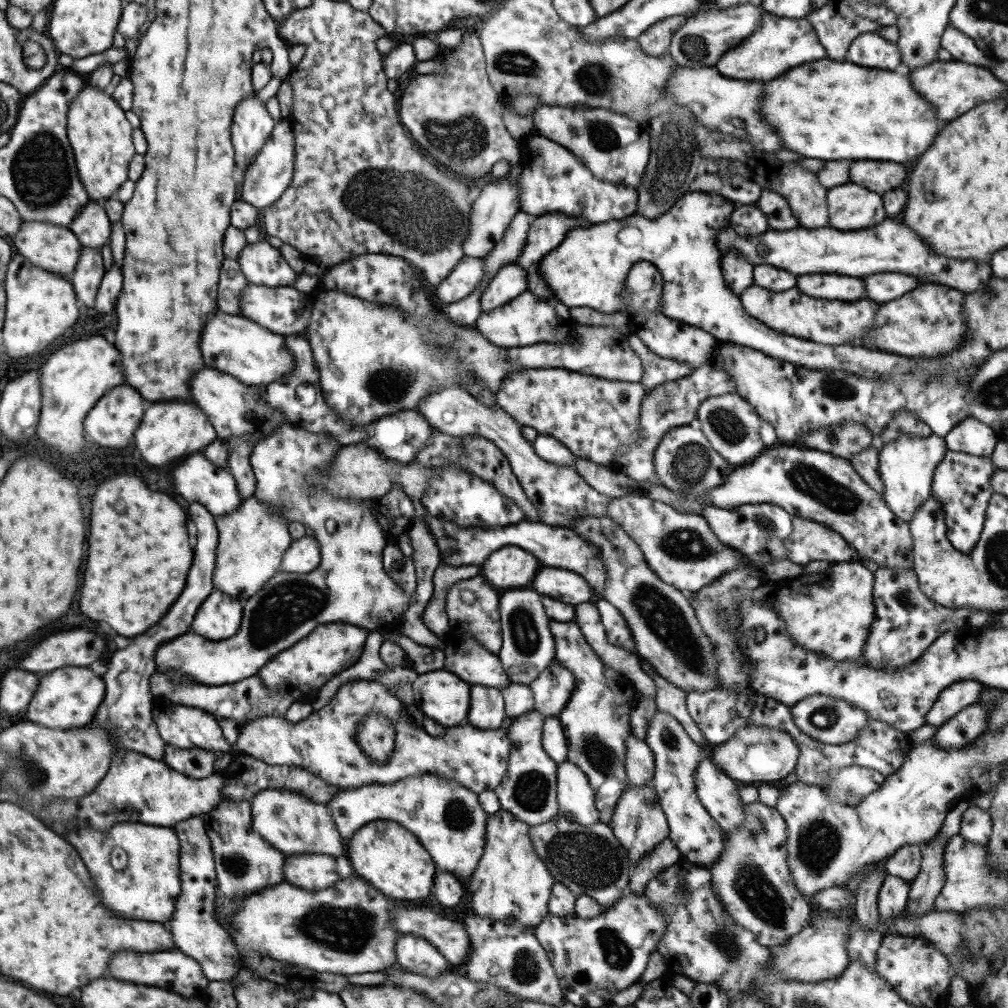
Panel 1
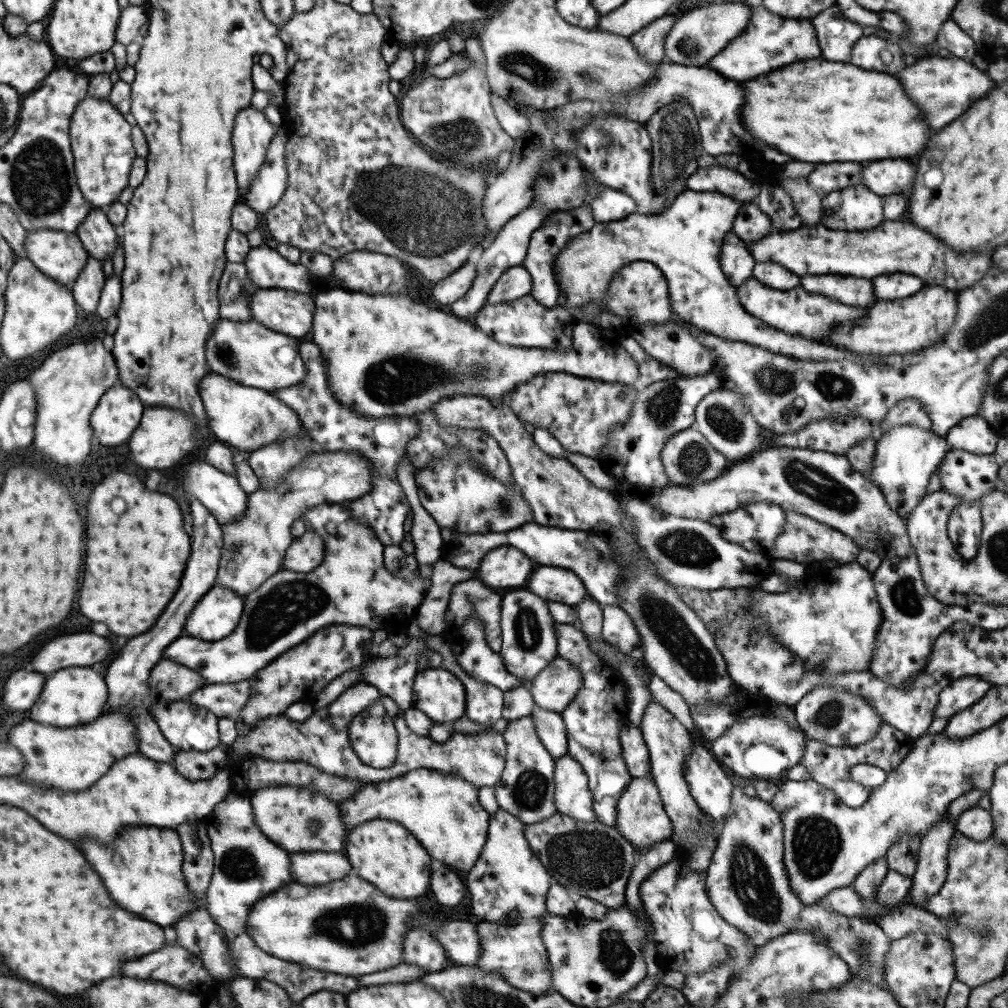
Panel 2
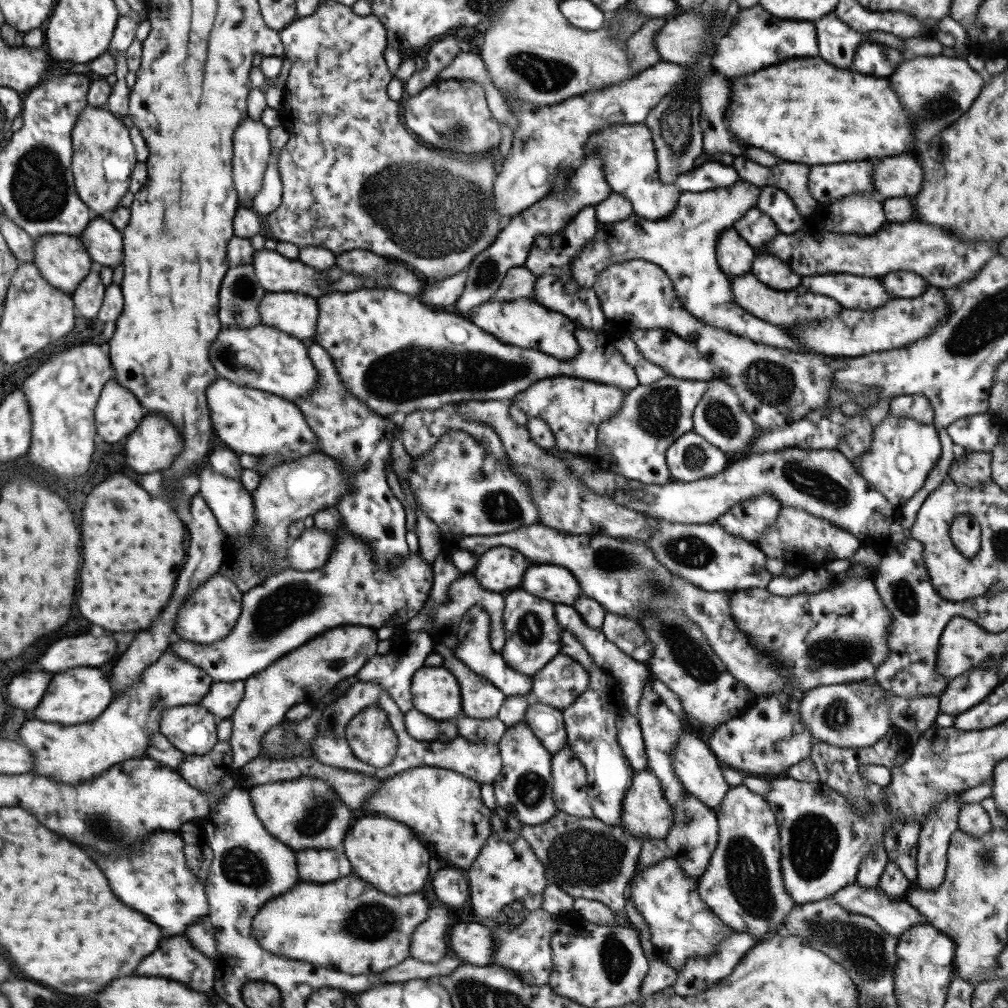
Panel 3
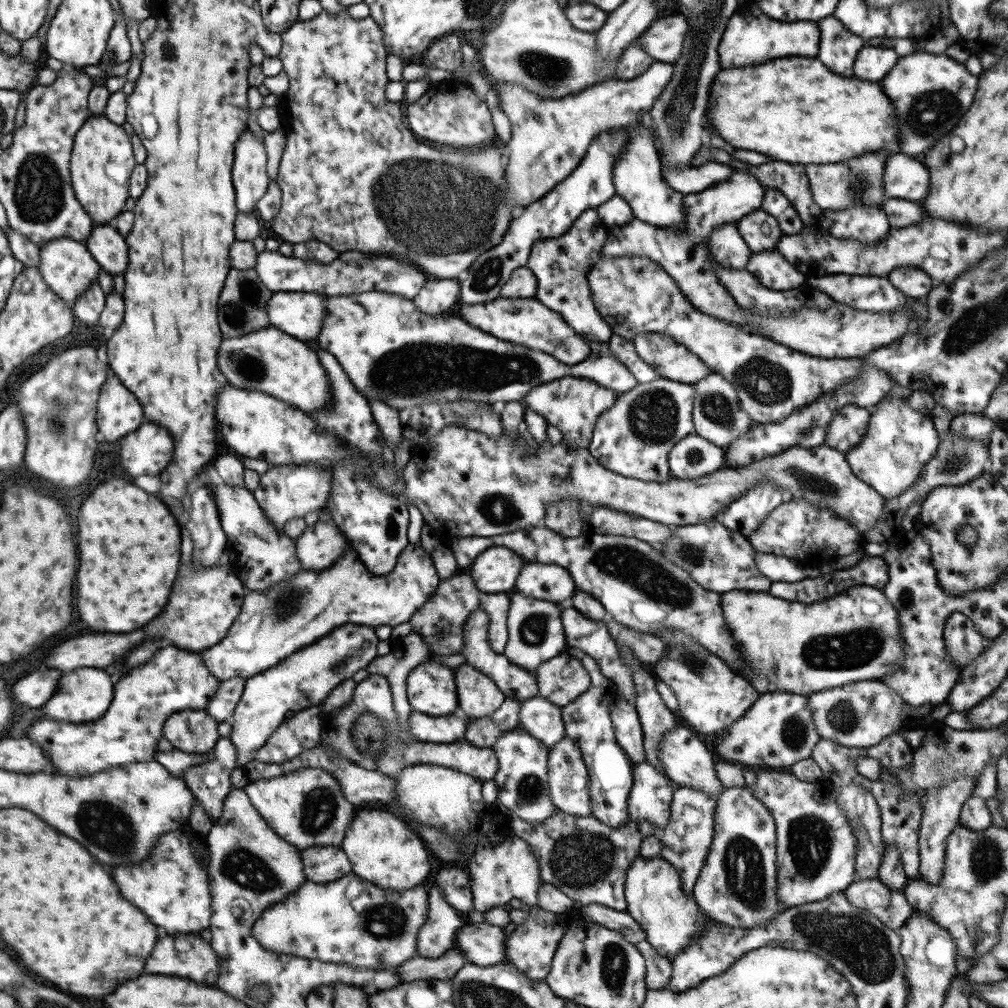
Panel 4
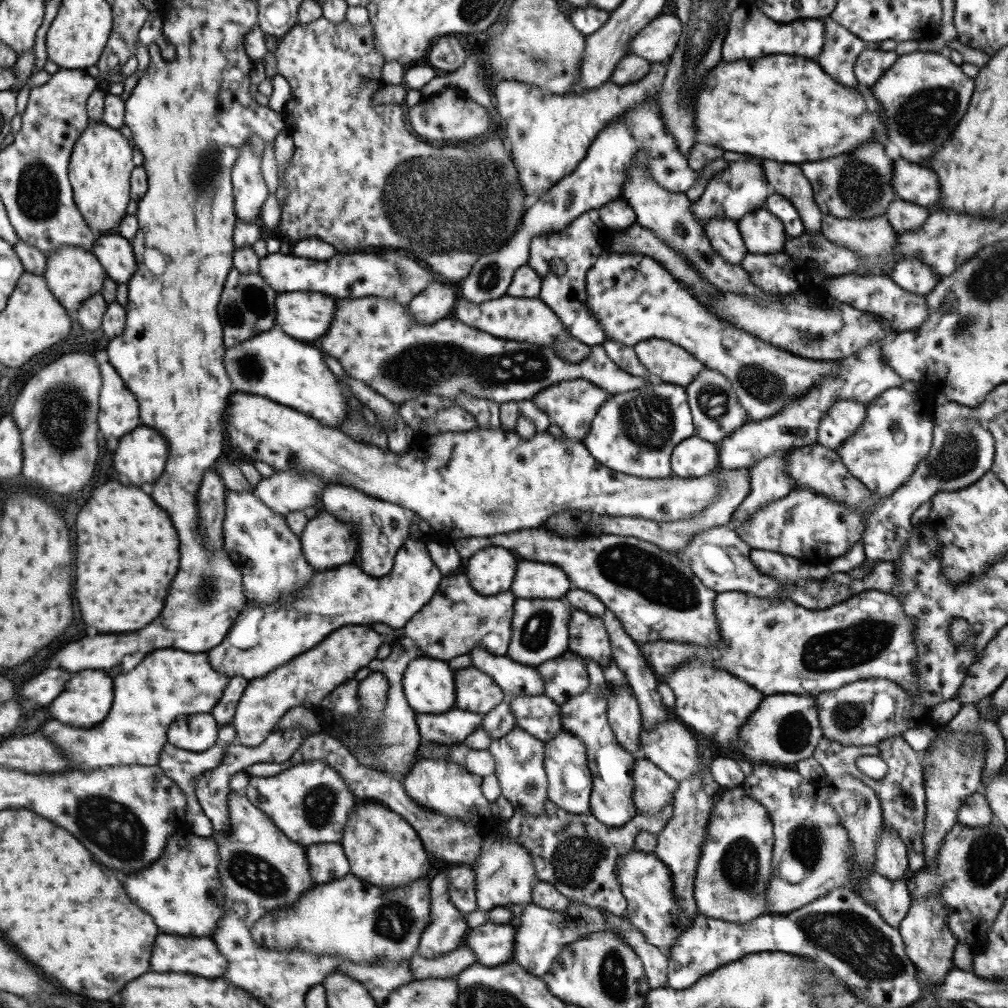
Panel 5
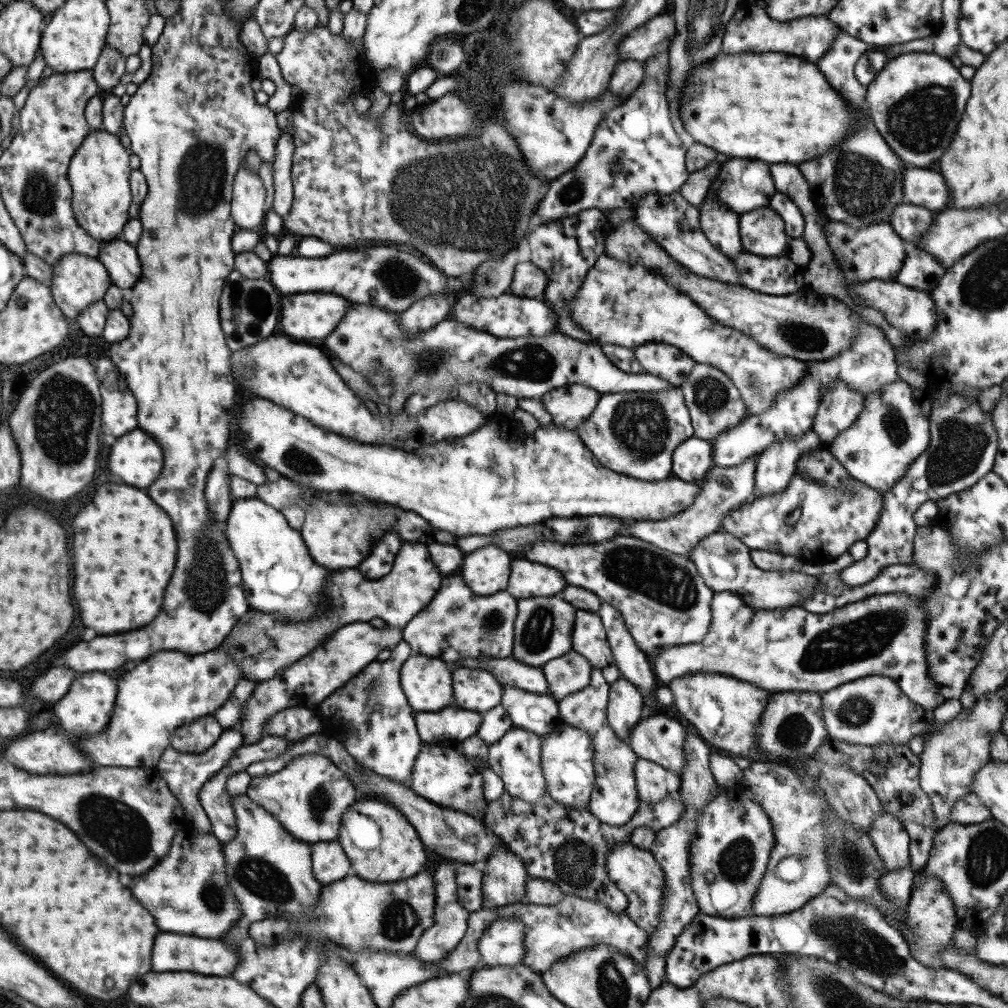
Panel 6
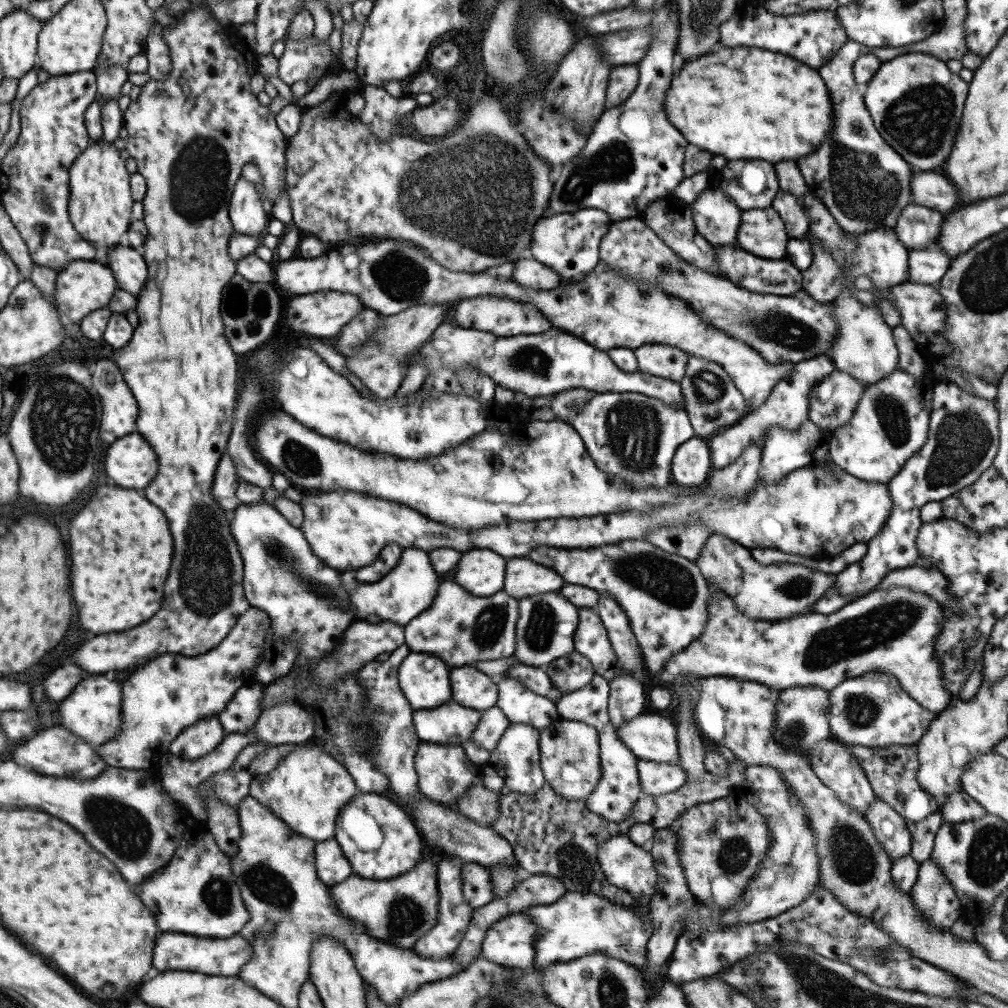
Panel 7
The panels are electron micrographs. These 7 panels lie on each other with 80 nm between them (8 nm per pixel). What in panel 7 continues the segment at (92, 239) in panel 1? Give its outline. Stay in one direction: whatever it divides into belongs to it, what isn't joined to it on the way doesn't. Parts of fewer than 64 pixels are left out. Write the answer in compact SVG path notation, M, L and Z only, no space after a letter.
M123 242L103 253L106 253L105 265L111 270L118 288L136 298L147 276L147 267L141 253Z

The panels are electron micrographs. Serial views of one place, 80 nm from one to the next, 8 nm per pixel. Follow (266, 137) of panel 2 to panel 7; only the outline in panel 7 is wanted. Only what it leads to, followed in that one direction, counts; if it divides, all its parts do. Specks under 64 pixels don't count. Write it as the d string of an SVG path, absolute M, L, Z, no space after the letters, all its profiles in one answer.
M239 176L228 204L228 217L233 233L257 237L265 228L269 213L261 207L262 197L253 183Z

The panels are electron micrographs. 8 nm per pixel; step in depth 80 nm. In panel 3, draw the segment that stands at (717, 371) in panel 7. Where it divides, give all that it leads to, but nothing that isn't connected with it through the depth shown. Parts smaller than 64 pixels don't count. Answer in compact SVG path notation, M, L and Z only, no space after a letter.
M711 378L692 412L692 432L730 458L743 454L755 434L750 416L743 410L736 392L723 380Z

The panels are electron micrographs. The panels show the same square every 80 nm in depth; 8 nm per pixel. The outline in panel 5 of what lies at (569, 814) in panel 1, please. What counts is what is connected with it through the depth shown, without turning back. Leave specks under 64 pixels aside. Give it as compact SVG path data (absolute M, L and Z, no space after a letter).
M565 730L544 743L543 766L548 787L547 799L571 814L588 814L592 776L589 772L584 744Z

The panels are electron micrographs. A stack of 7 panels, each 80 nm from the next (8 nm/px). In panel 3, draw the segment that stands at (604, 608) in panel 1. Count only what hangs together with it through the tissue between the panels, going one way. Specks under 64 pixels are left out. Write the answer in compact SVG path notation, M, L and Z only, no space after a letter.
M604 611L600 631L621 652L633 660L645 663L652 651L652 644L644 635L642 628L630 618Z

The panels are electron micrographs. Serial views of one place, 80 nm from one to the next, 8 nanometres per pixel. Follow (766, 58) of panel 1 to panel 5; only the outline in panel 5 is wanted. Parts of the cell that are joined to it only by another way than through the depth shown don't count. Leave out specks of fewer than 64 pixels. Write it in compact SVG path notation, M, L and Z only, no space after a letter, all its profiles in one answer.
M758 8L746 9L747 18L739 24L739 30L729 30L721 45L723 60L741 60L741 58L759 58L765 54L791 54L815 60L821 52L825 26L819 19L799 19L792 23L774 22L765 17Z

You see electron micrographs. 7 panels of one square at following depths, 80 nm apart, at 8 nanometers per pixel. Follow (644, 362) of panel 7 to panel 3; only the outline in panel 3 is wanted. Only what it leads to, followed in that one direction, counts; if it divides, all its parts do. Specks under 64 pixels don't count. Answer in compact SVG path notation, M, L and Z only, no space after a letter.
M635 329L629 334L630 339L635 343L637 350L653 364L661 367L667 375L681 380L709 381L712 378L712 368L708 360L701 356L694 346L674 335L667 329Z

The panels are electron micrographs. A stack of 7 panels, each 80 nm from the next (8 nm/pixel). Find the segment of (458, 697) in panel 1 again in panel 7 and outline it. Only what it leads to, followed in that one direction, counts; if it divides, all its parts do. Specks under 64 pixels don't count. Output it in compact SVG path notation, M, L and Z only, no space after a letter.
M411 652L397 670L398 687L412 711L433 709L450 698L449 668L436 656Z

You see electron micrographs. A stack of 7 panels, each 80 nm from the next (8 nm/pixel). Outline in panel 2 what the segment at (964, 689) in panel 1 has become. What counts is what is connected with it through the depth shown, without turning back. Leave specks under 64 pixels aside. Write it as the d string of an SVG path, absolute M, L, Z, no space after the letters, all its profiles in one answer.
M978 676L953 679L938 692L933 719L948 720L951 716L975 704L989 690L990 684Z

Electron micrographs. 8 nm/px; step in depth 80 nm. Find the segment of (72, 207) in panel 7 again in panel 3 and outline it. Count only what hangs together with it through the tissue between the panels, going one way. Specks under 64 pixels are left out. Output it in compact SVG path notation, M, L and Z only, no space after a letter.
M87 103L77 115L70 137L70 167L77 196L93 216L105 216L119 206L121 198L128 190L131 169L137 161L128 128L123 125L122 119L113 116L105 107Z

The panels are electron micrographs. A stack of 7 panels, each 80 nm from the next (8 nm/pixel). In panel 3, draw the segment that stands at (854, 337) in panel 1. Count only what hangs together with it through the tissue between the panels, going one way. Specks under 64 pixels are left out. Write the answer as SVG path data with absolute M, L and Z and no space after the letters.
M745 273L745 276L736 276L729 278L733 300L745 312L752 314L755 318L772 324L773 326L791 328L796 324L806 324L808 320L823 320L823 318L833 318L837 316L843 309L835 300L825 298L825 296L817 296L809 292L803 285L795 286L795 290L771 290L767 286L763 286L755 276Z

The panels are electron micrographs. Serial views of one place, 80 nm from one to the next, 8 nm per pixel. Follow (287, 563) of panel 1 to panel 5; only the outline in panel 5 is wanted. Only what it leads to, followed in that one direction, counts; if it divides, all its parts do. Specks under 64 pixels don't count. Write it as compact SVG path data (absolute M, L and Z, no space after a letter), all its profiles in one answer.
M321 506L316 508L315 517L309 519L298 536L301 552L305 562L311 569L321 570L333 569L349 562L358 562L357 541L353 538L352 526L343 524L343 520L337 522L336 516L327 513Z

